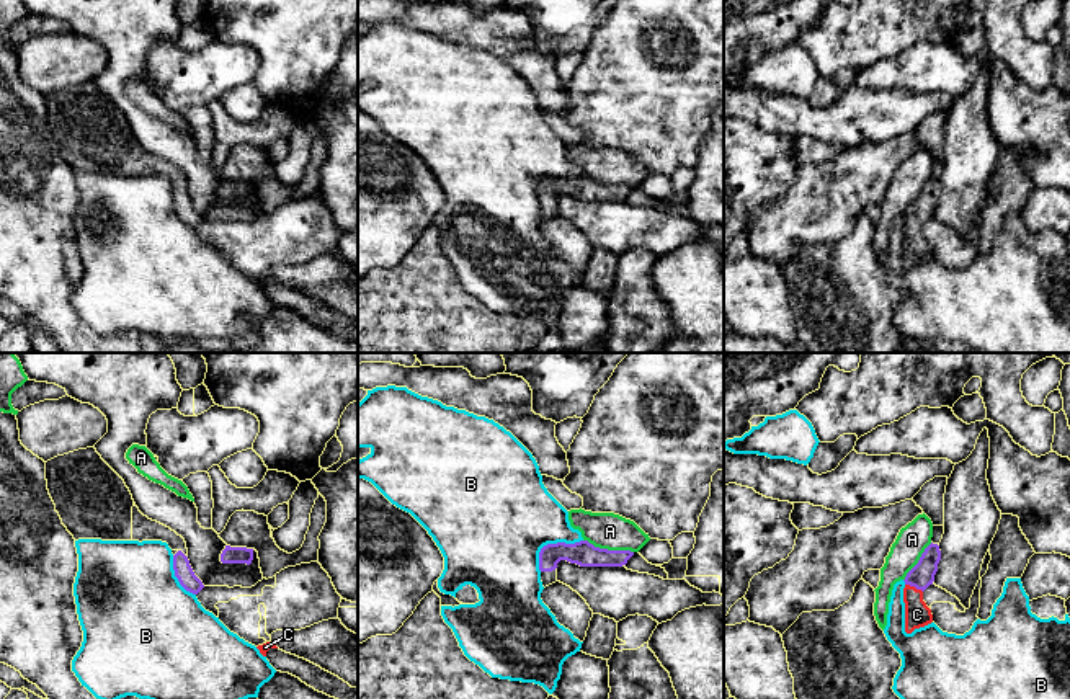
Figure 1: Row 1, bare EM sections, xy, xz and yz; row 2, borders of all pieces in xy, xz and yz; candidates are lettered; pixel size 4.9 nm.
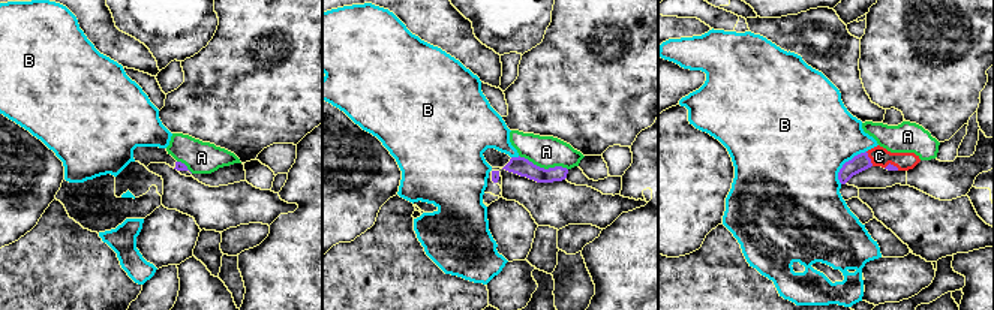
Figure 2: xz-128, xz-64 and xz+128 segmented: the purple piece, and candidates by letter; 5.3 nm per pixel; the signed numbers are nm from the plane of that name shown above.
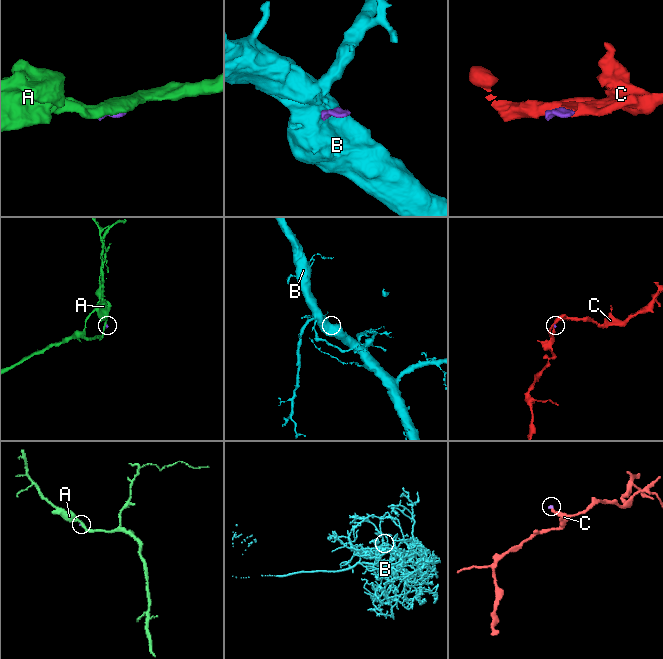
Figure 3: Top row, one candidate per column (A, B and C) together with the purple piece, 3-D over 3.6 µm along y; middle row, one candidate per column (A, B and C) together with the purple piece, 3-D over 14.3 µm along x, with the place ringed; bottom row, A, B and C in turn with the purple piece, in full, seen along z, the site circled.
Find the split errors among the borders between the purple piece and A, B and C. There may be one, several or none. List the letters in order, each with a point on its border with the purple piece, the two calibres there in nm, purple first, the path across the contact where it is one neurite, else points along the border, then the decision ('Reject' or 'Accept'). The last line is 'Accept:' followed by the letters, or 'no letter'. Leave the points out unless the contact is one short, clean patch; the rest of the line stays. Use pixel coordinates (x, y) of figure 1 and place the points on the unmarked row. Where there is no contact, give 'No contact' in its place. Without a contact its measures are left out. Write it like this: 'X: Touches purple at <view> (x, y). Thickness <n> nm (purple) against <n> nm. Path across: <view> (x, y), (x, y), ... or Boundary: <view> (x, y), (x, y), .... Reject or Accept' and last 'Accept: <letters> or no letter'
A: Touches purple at xz (606, 183). Thickness 120 nm (purple) against 180 nm. Boundary: xz (584, 173), (600, 182), (629, 183), (633, 186). Reject
B: Touches purple at xz (551, 178). Thickness 120 nm (purple) against 460 nm. Boundary: xz (582, 173), (546, 178), (539, 186), (538, 203). Reject
C: Touches purple at yz (913, 219). Thickness 120 nm (purple) against 130 nm. Path across: yz (922, 209), (913, 219), (917, 249). Accept
Accept: C

